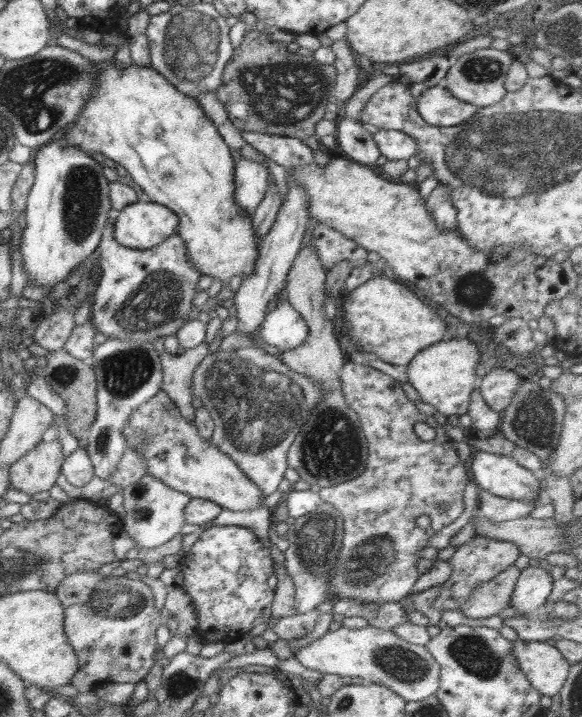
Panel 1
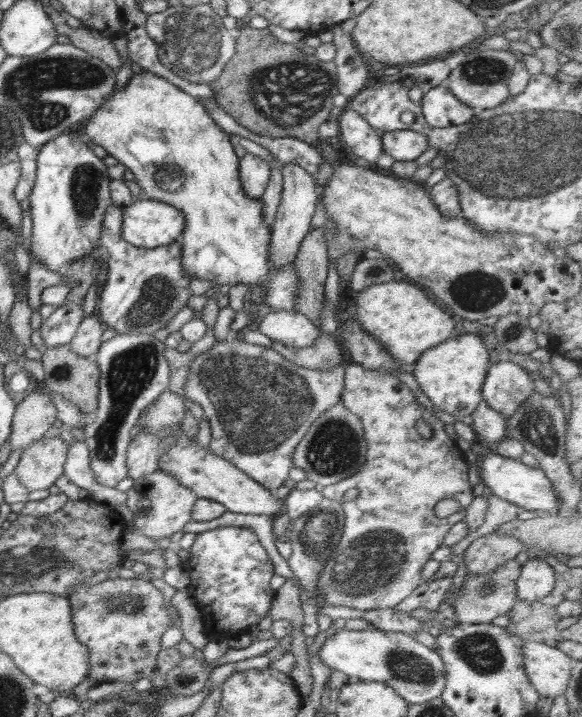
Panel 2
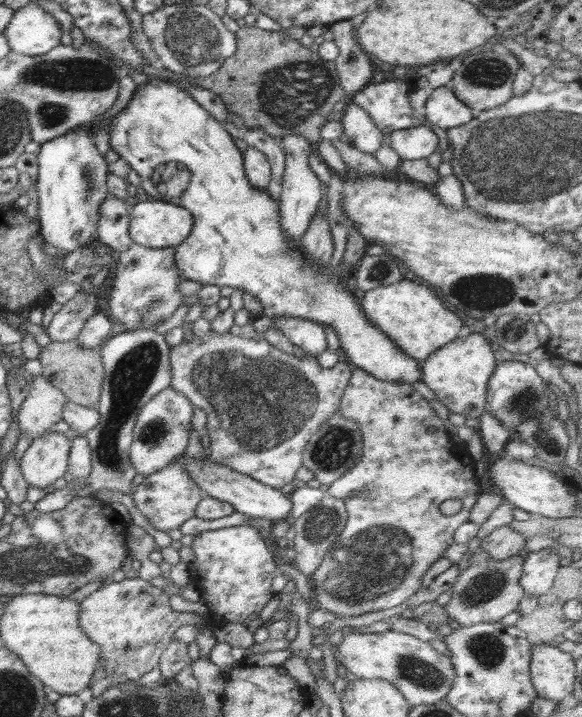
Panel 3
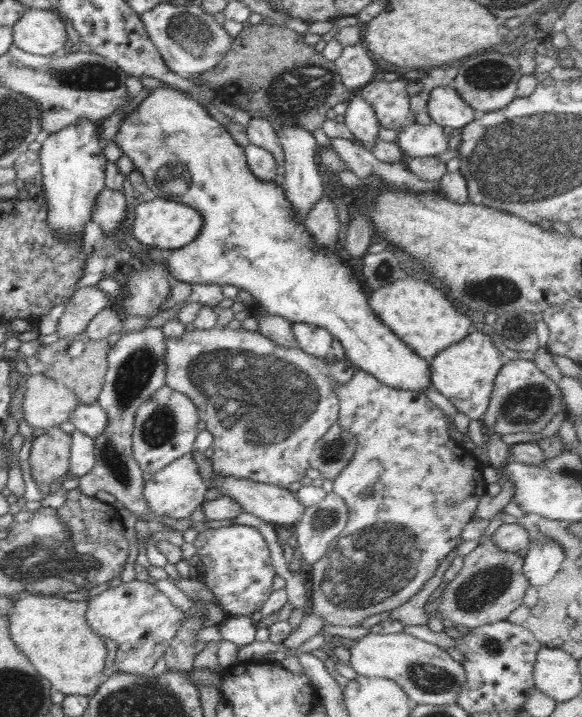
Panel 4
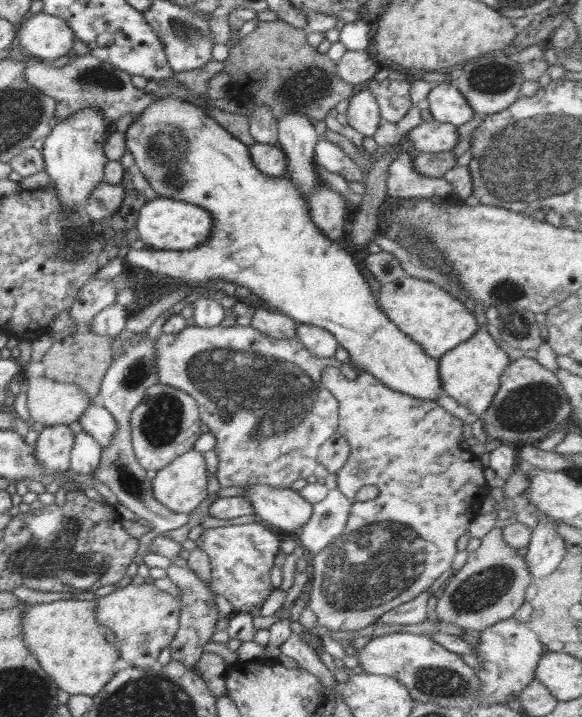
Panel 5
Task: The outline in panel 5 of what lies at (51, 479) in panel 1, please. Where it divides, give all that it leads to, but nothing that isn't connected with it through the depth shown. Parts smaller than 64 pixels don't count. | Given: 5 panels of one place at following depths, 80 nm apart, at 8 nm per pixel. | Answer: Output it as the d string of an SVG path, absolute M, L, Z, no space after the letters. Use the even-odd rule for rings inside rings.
M58 424L39 428L35 444L37 462L47 472L68 471L75 435L68 425Z

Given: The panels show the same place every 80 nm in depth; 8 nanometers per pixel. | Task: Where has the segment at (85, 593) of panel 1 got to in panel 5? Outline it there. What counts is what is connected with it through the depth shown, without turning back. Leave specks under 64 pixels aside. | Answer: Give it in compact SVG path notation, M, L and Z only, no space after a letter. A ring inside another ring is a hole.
M129 584L97 598L95 619L102 629L110 628L119 645L119 658L134 668L156 667L158 655L168 647L179 627L181 602L153 584Z

